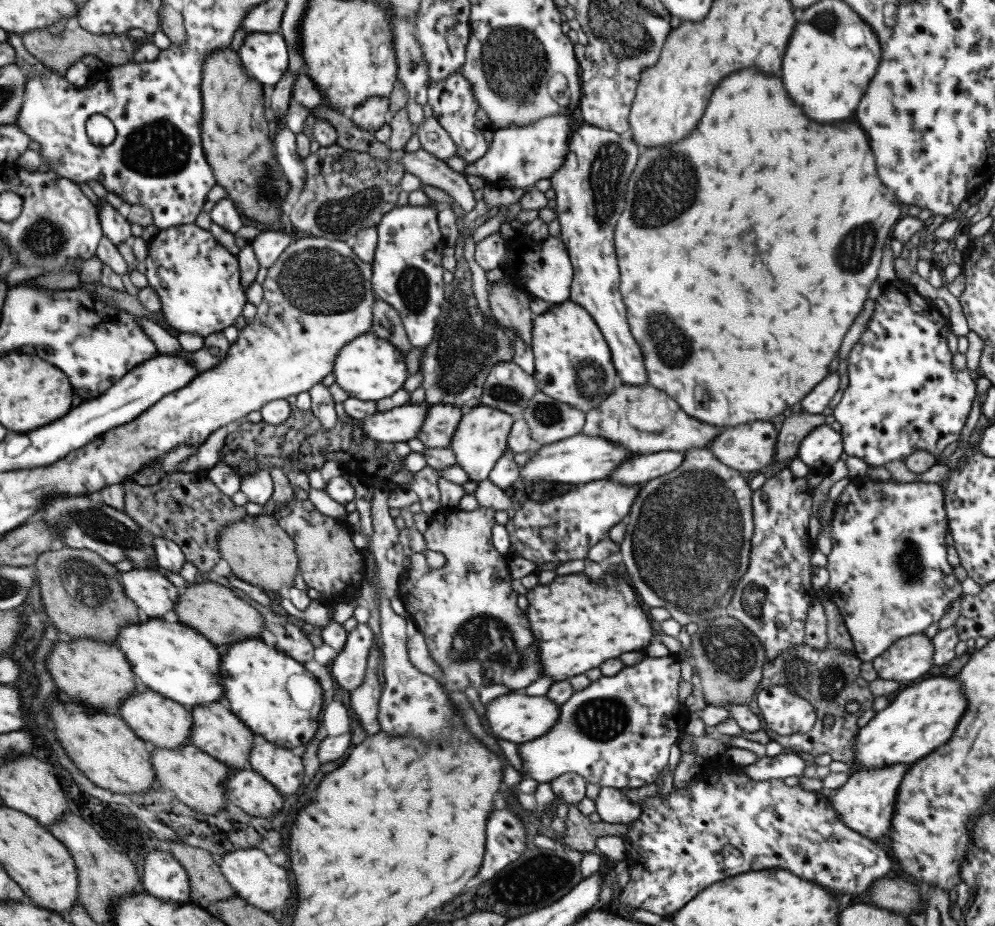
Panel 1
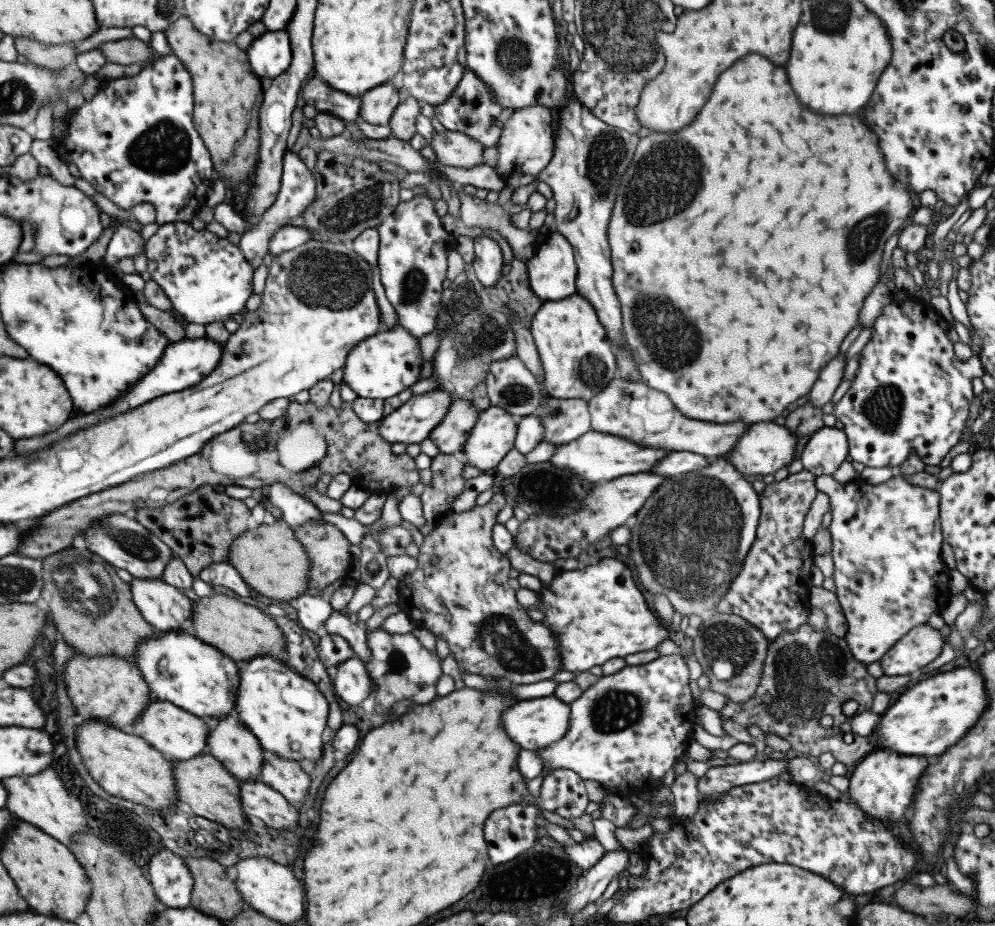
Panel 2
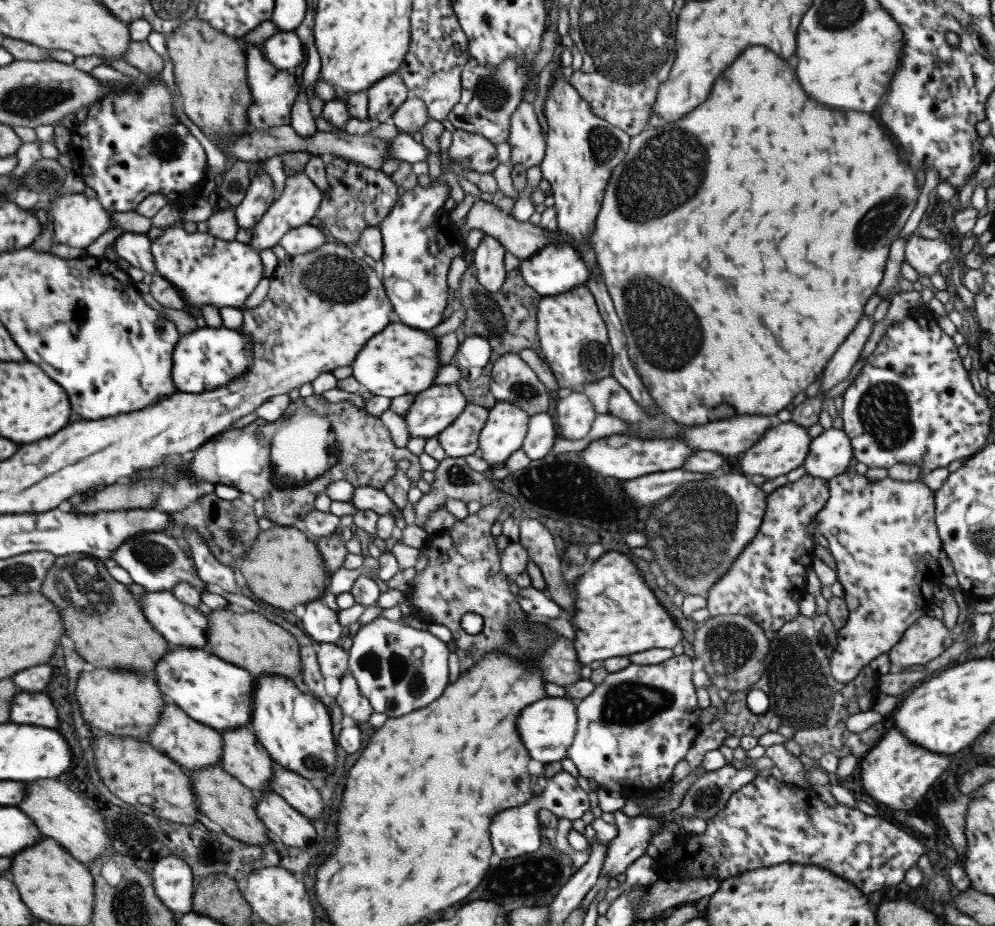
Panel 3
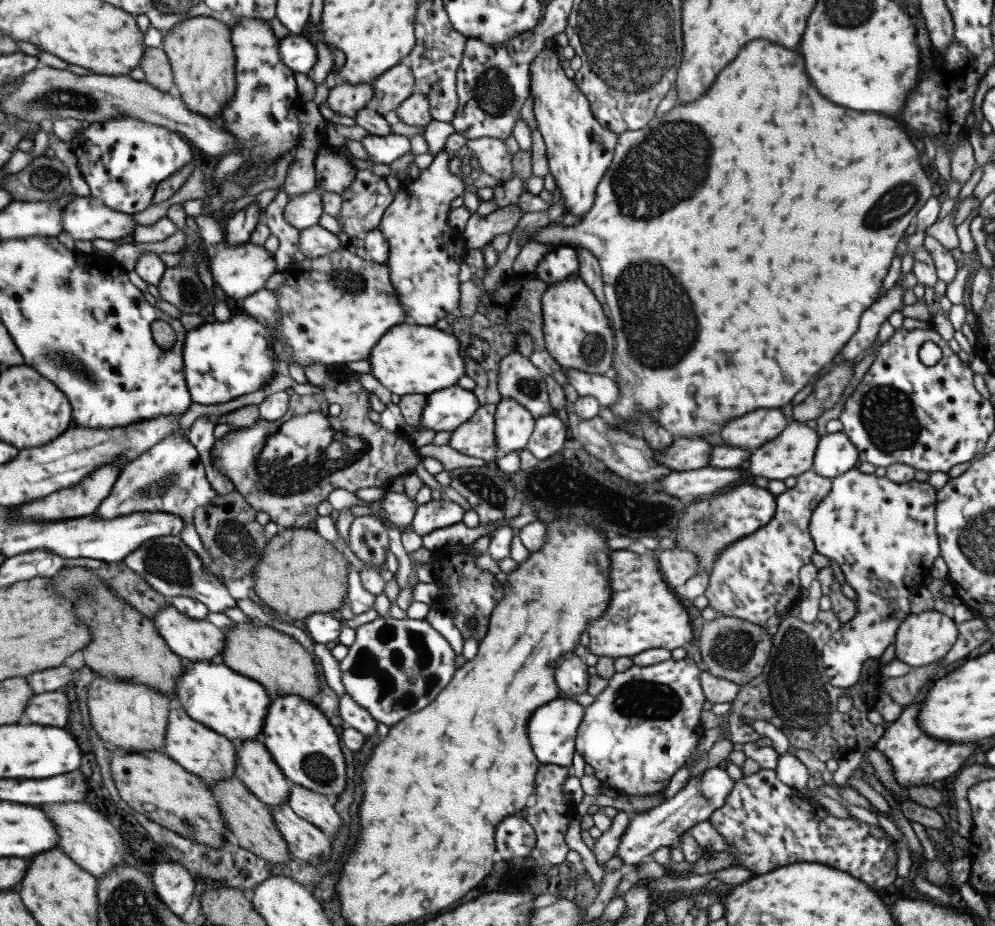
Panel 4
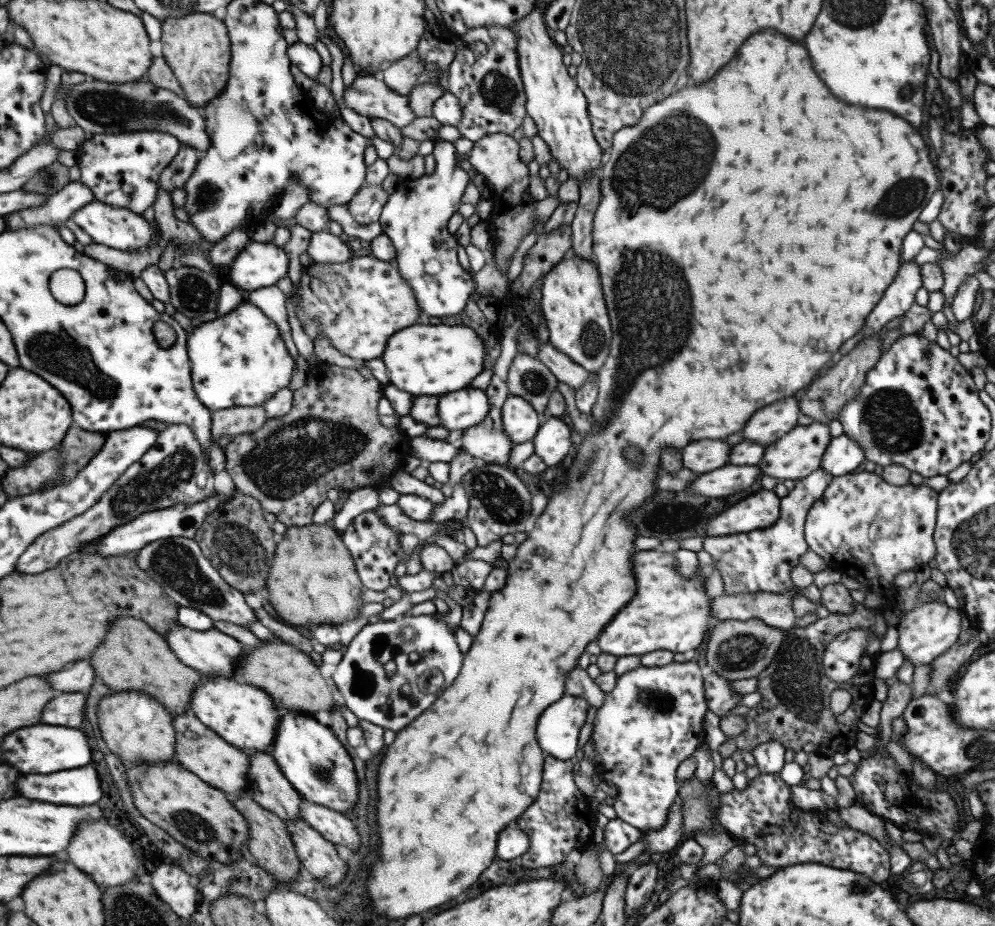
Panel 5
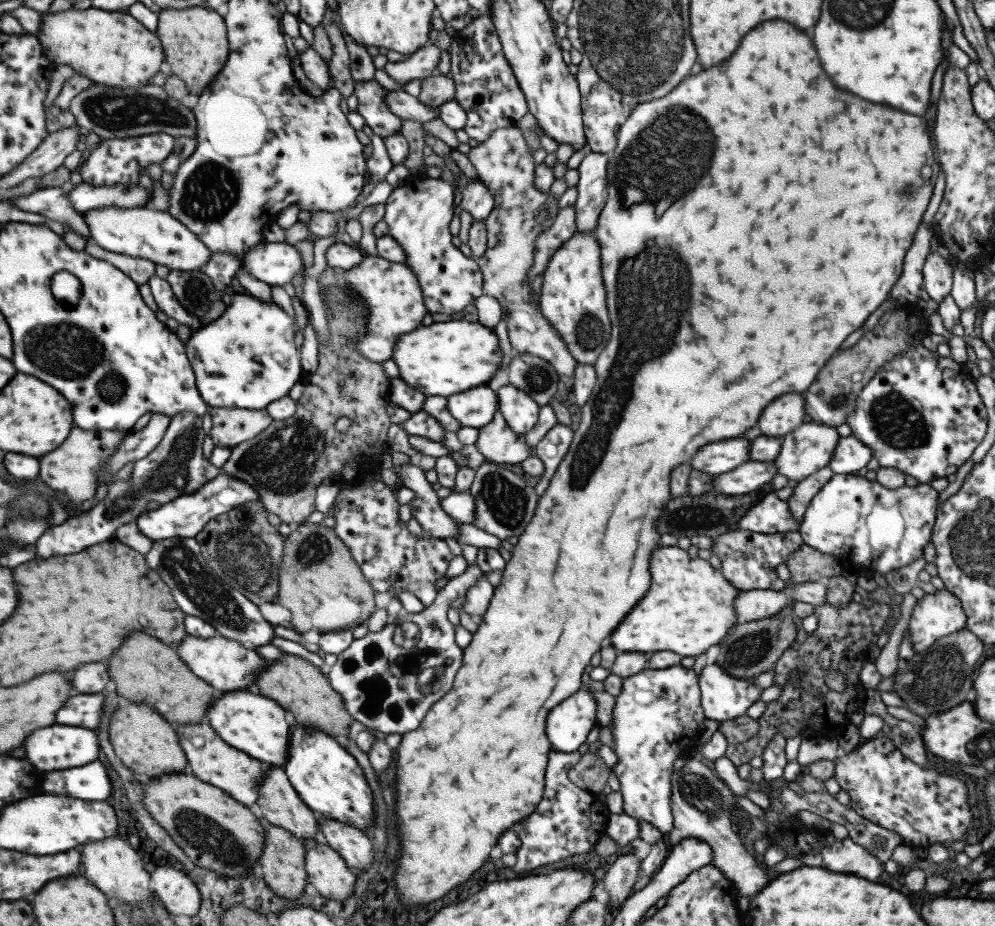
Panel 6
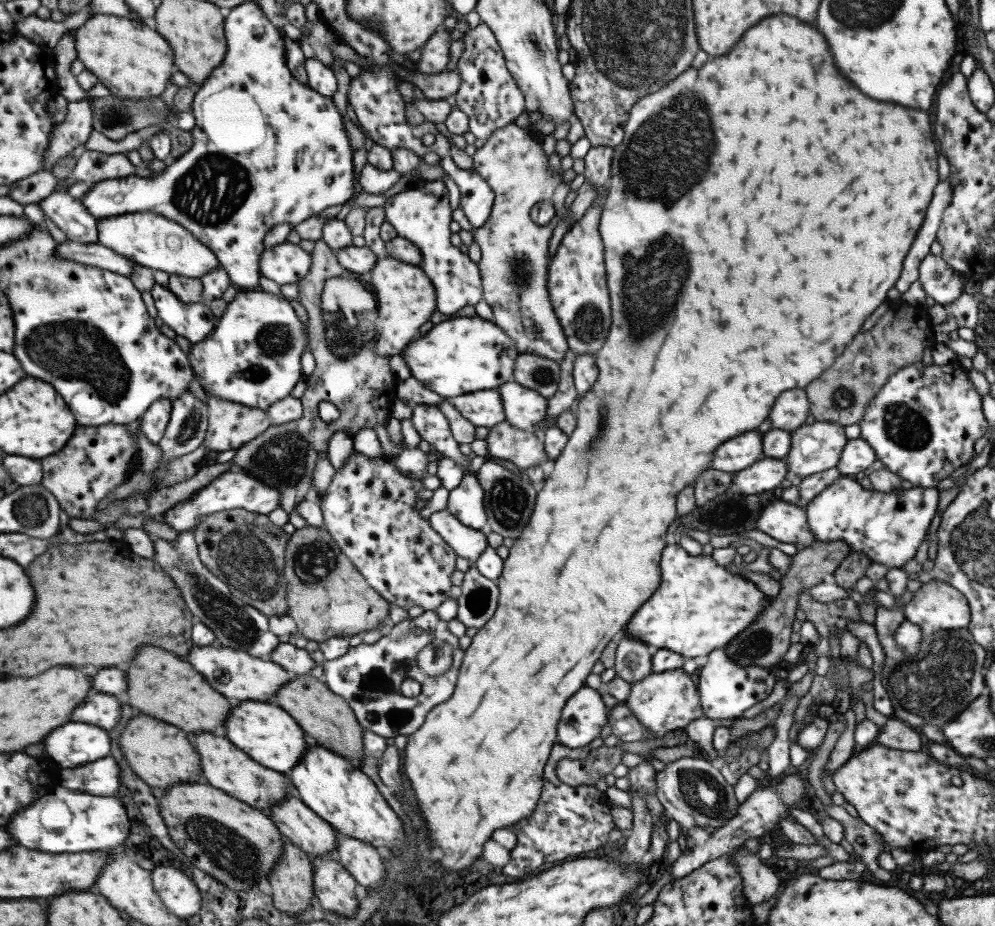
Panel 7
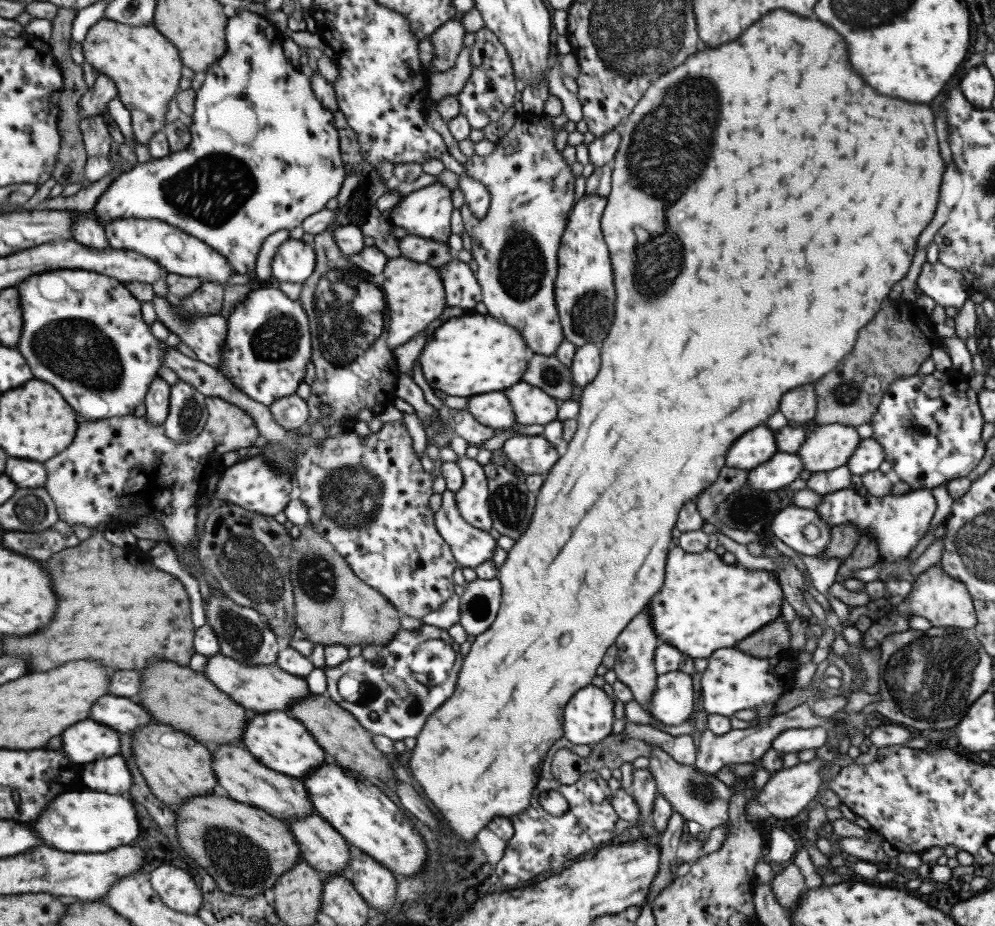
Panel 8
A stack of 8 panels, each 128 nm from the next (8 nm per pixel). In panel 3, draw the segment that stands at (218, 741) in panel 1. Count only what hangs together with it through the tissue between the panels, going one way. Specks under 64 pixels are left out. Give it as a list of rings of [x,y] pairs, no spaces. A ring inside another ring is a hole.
[[[247,725],[222,733],[221,767],[256,794],[271,789],[273,760]]]

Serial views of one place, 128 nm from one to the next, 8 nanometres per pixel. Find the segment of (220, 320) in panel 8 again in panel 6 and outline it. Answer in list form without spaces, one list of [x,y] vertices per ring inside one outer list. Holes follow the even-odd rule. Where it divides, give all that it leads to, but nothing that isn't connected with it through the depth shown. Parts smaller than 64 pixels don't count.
[[[154,274],[147,283],[149,284],[157,307],[162,310],[166,316],[174,318],[179,324],[186,324],[188,328],[191,328],[192,332],[201,329],[203,326],[201,318],[198,315],[190,314],[180,302],[178,302],[176,295],[171,289],[170,283],[166,279],[162,279]]]

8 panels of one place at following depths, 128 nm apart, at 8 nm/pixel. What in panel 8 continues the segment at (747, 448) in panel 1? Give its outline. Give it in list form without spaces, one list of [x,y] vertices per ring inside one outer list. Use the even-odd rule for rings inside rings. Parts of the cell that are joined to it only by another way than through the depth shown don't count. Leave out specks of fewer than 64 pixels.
[[[840,423],[817,425],[796,453],[812,474],[826,472],[846,465],[860,441],[856,427]]]

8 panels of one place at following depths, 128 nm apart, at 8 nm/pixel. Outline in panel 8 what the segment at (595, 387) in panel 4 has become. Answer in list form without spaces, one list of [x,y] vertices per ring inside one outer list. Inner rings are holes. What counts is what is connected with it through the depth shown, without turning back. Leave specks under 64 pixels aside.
[[[520,113],[512,129],[495,142],[496,149],[487,156],[473,155],[468,159],[465,173],[487,187],[490,195],[489,210],[482,220],[476,220],[469,208],[462,207],[461,218],[472,241],[471,254],[475,274],[481,286],[482,304],[490,316],[508,323],[524,338],[533,354],[552,356],[564,342],[564,332],[555,303],[555,281],[558,271],[557,254],[568,213],[573,210],[575,174],[554,143],[555,132],[550,116]]]

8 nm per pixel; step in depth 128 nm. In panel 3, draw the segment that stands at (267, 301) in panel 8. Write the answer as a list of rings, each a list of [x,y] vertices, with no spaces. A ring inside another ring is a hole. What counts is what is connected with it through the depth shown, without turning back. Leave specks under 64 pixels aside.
[[[224,326],[200,327],[190,334],[182,335],[173,350],[171,377],[178,391],[200,394],[228,384],[242,376],[253,365],[252,340],[240,332]]]

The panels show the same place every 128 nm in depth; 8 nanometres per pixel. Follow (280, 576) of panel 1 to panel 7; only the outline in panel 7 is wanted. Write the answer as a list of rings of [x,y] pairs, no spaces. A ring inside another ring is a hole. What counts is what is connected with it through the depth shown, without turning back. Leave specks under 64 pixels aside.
[[[304,526],[289,537],[285,550],[284,578],[288,580],[288,610],[304,638],[320,643],[334,636],[352,637],[381,628],[390,607],[321,527]]]

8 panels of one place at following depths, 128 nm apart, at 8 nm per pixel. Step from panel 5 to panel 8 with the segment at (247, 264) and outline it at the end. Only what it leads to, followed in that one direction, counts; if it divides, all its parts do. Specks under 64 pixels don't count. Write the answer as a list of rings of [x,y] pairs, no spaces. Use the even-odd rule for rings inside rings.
[[[286,240],[272,258],[272,276],[275,284],[304,283],[314,273],[316,253],[303,241]]]

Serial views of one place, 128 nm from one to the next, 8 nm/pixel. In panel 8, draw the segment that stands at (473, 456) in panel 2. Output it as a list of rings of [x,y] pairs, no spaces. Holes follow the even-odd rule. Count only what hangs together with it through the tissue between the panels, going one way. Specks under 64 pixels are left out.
[[[520,381],[504,389],[510,399],[516,421],[524,426],[530,424],[547,425],[557,419],[560,400],[550,396],[537,386]]]

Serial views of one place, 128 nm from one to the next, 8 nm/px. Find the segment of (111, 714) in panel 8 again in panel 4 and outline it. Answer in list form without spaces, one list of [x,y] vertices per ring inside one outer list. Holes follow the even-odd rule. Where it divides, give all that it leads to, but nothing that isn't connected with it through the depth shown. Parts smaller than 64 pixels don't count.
[[[48,692],[48,694],[38,694],[28,702],[26,714],[30,722],[62,728],[68,722],[68,712],[70,712],[68,706],[70,700],[66,694]]]

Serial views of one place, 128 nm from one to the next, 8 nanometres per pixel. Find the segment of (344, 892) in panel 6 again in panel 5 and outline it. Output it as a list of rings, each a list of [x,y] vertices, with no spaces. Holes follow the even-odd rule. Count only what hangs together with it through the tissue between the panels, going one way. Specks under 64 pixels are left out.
[[[302,820],[284,821],[302,866],[326,886],[337,886],[344,880],[347,863],[338,856],[335,844]]]

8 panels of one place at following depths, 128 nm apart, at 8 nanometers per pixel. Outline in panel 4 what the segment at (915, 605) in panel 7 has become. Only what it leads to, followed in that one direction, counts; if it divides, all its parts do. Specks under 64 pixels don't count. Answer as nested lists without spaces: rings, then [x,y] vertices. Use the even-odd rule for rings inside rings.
[[[930,609],[921,613],[910,613],[898,627],[895,641],[895,658],[912,668],[926,666],[944,658],[958,638],[958,627],[953,618]]]

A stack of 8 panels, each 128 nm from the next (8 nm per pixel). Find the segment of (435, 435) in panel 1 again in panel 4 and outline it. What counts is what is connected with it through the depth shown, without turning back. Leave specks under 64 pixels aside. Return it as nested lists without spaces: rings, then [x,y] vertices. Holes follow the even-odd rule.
[[[492,403],[480,405],[470,420],[452,430],[448,445],[466,456],[486,461],[496,460],[501,454],[495,441],[496,409],[497,405]]]

